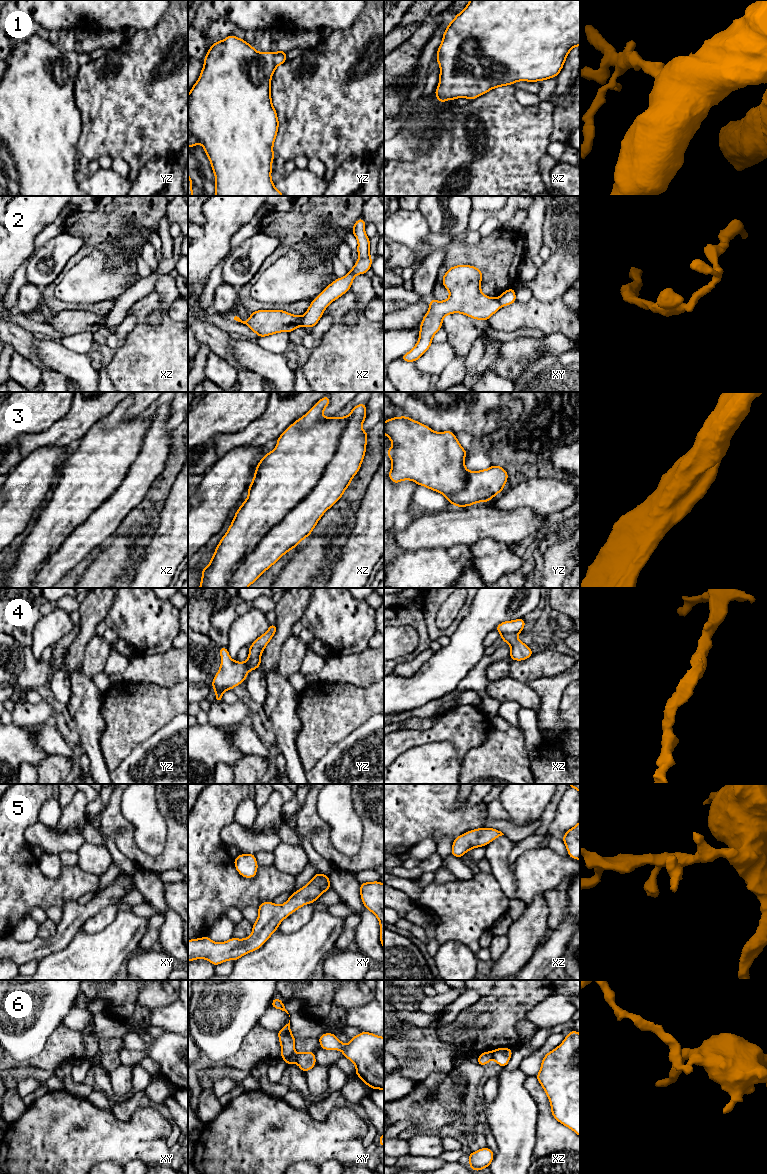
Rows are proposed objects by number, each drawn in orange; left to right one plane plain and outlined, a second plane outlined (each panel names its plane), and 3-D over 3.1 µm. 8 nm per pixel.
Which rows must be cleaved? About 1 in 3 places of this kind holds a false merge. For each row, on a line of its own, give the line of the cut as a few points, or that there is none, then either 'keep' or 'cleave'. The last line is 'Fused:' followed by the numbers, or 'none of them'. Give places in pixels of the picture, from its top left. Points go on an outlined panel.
1: no cut; keep
2: cut in xz along (301, 316), (302, 325); cleave
3: cut in xz along (349, 415), (336, 451), (321, 478), (247, 555), (226, 587); cleave
4: no cut; keep
5: no cut; keep
6: cut in xy along (295, 1054), (296, 1062); cleave
Fused: 2, 3, 6

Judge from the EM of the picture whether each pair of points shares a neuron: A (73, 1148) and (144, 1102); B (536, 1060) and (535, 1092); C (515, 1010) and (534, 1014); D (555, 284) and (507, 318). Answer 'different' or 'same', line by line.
A: different
B: different
C: different
D: different

